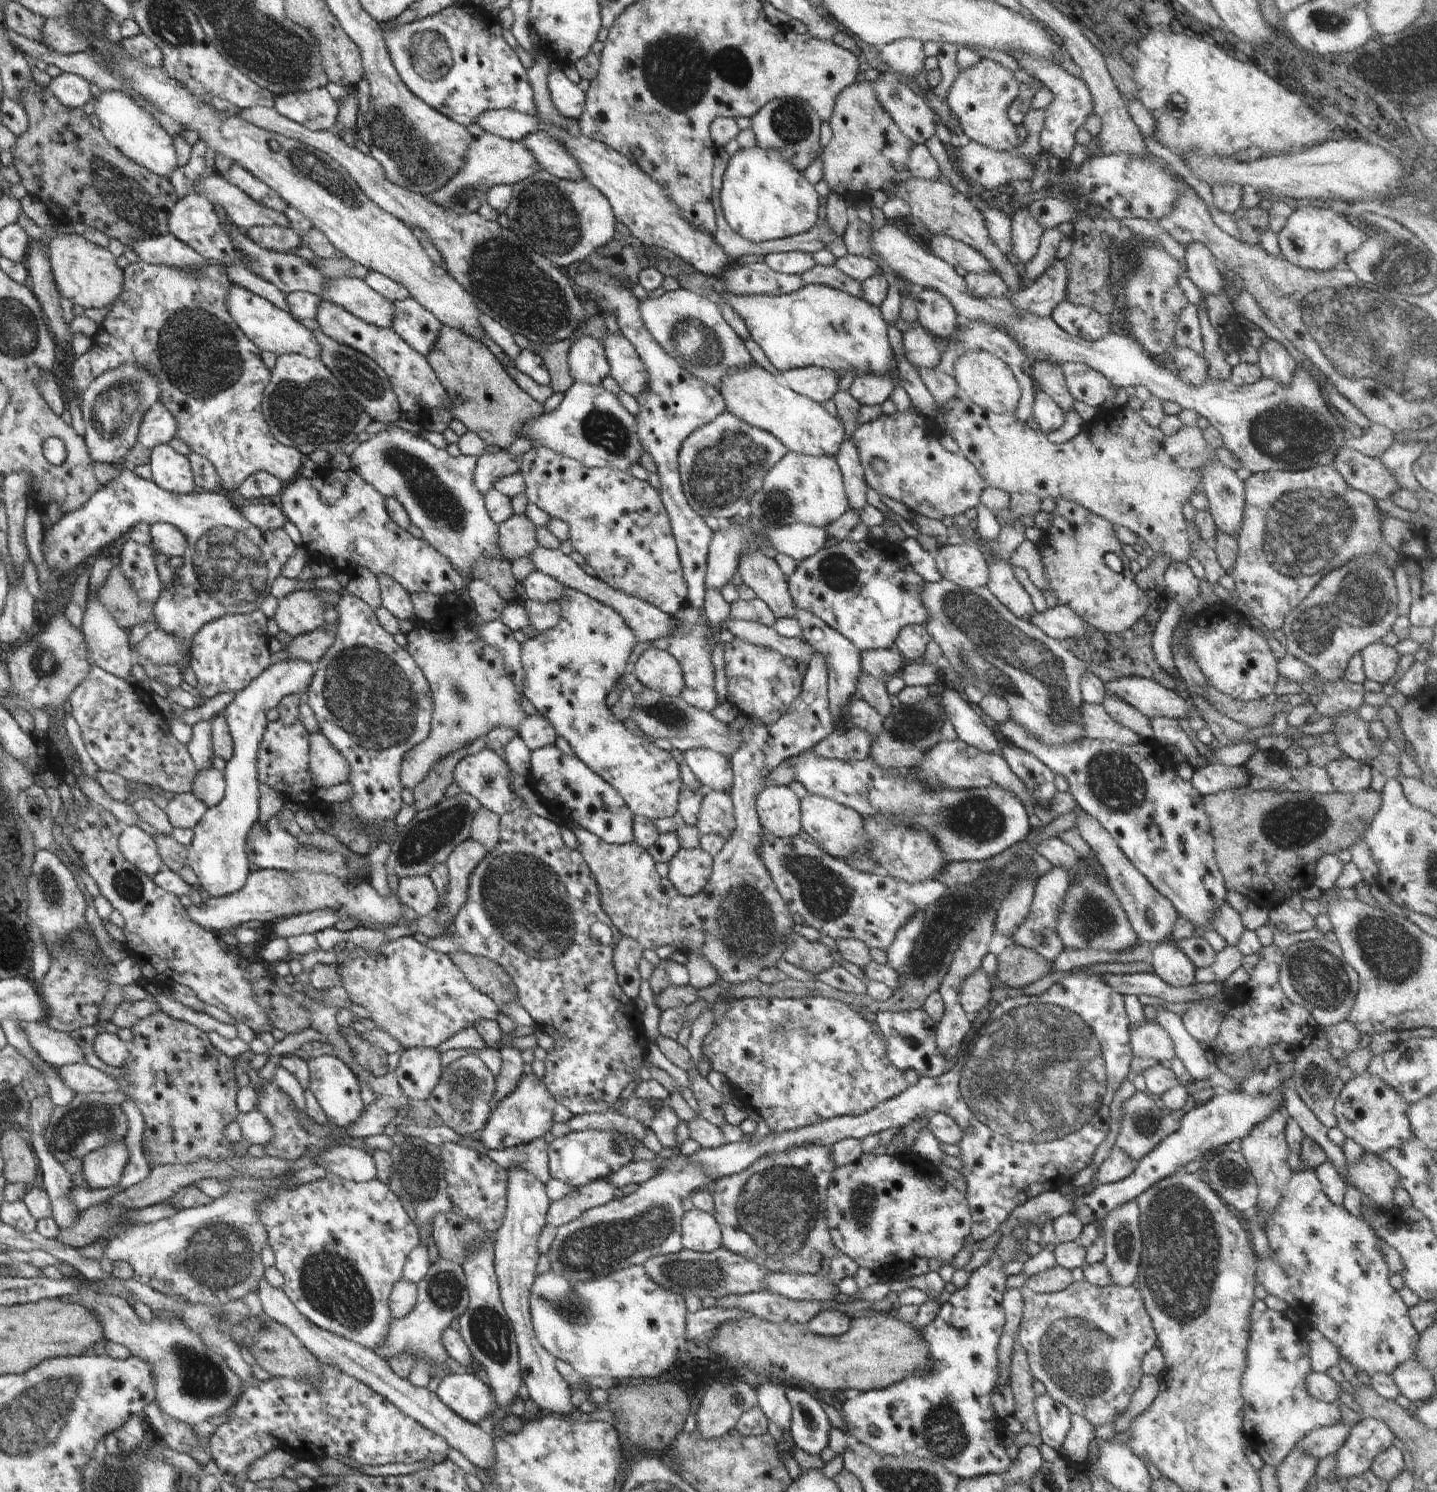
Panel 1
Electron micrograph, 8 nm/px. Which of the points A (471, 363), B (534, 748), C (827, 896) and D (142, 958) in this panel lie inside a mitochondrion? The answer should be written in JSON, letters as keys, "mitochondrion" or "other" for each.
{"A":"other","B":"other","C":"mitochondrion","D":"other"}

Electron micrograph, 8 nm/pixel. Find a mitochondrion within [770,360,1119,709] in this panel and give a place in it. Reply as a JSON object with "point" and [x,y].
{"point":[837,571]}

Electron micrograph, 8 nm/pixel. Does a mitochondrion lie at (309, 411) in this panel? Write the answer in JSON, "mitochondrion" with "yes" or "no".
{"mitochondrion":"yes"}

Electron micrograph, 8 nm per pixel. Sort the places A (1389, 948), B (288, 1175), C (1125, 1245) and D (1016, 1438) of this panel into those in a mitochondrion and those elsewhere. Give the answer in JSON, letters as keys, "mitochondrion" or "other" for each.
{"A":"mitochondrion","B":"other","C":"mitochondrion","D":"other"}

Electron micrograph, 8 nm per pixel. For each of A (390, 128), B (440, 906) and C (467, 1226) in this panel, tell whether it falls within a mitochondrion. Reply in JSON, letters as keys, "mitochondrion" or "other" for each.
{"A":"mitochondrion","B":"other","C":"mitochondrion"}

